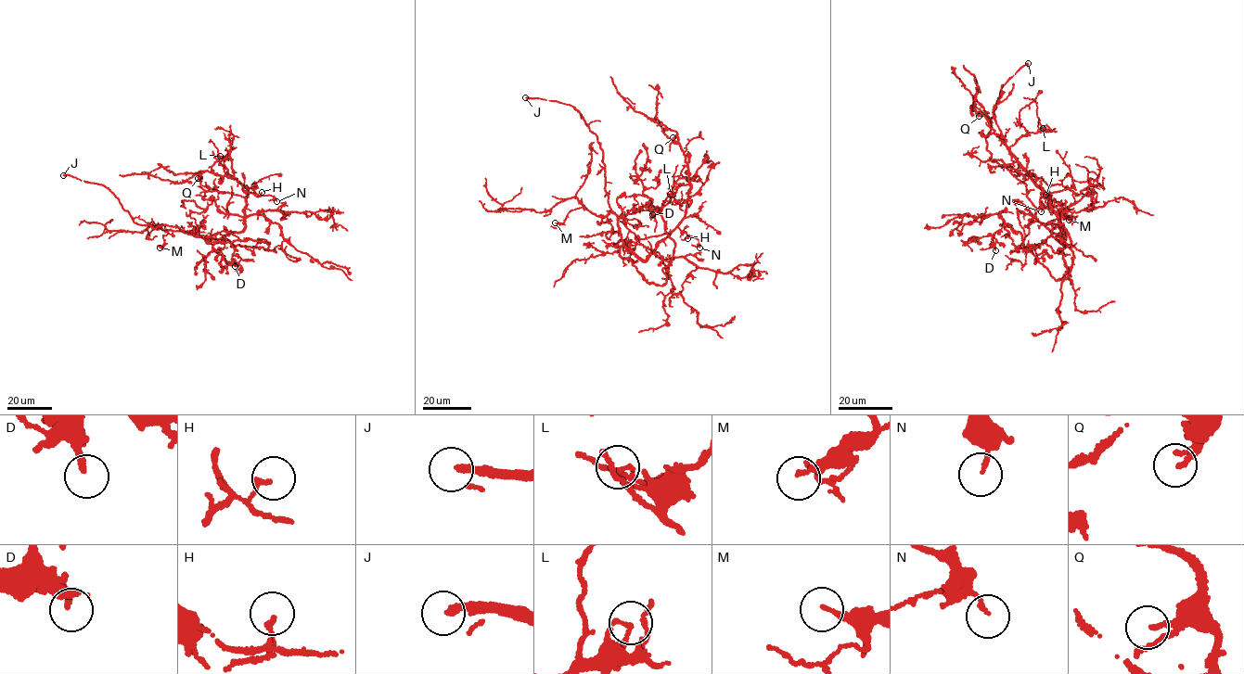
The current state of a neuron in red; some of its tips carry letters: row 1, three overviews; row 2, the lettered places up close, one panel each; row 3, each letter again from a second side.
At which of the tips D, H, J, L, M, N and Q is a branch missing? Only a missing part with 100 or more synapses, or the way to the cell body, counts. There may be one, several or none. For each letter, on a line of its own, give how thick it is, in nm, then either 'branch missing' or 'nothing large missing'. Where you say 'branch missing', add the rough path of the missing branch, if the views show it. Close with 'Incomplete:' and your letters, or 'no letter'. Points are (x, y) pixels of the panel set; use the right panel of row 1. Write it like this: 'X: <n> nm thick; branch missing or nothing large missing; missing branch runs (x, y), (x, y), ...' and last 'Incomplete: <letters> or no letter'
D: 200 nm thick; nothing large missing
H: 140 nm thick; nothing large missing
J: 240 nm thick; branch missing; missing branch runs (1028, 63), (1024, 62), (1038, 40), (1041, 27)
L: 170 nm thick; nothing large missing
M: 190 nm thick; nothing large missing
N: 140 nm thick; nothing large missing
Q: 160 nm thick; nothing large missing
Incomplete: J

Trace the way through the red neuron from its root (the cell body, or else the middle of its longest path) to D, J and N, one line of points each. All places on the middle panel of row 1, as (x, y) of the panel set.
D: (629, 249), (621, 247), (619, 255), (648, 283), (665, 284), (662, 270), (675, 245), (659, 208), (652, 214)
J: (629, 249), (622, 238), (616, 215), (608, 202), (602, 149), (596, 135), (573, 107), (525, 97)
N: (629, 249), (646, 260), (657, 244), (677, 227), (698, 239), (699, 247)

